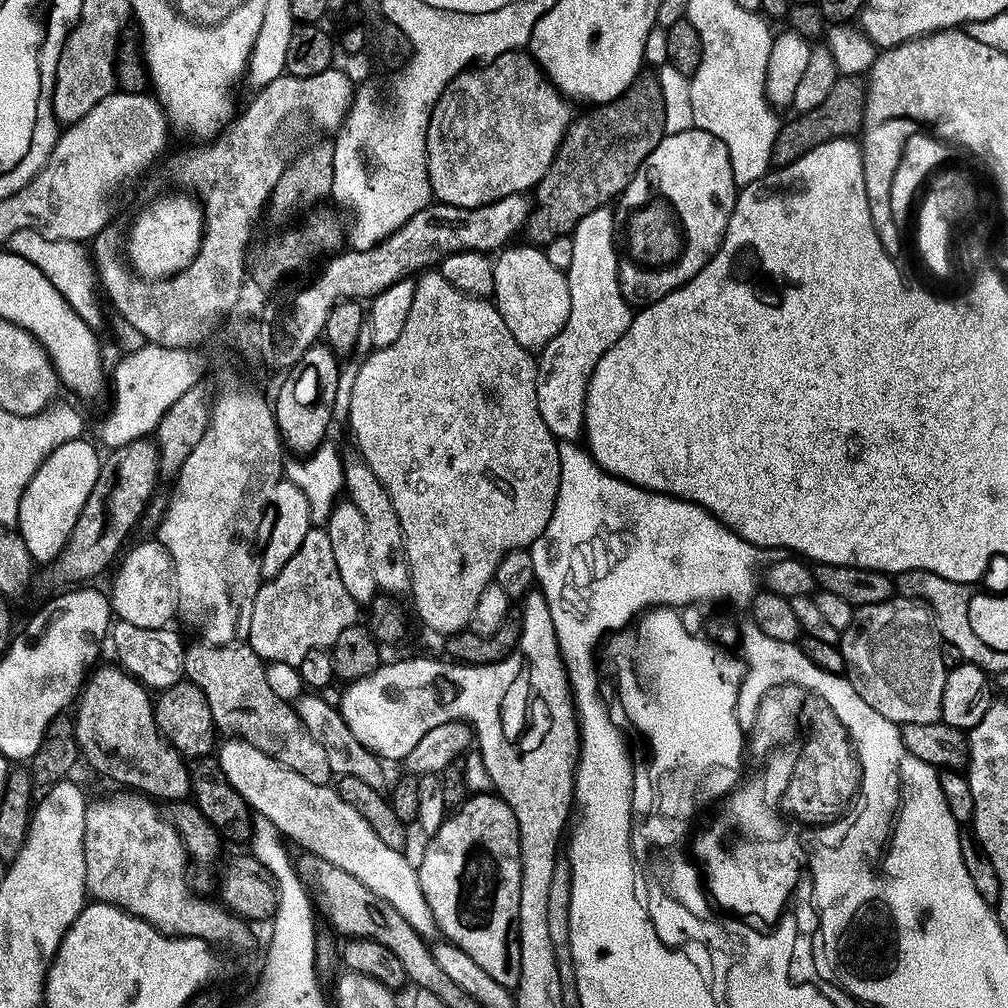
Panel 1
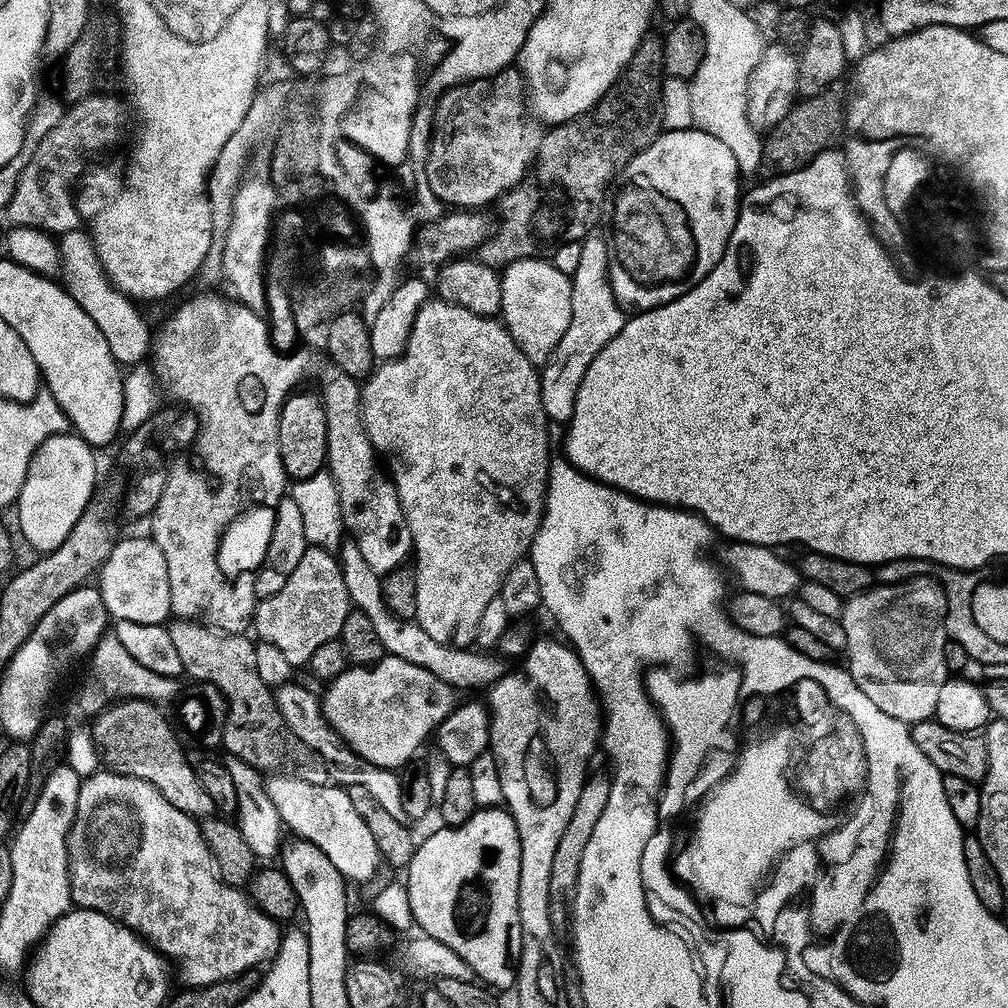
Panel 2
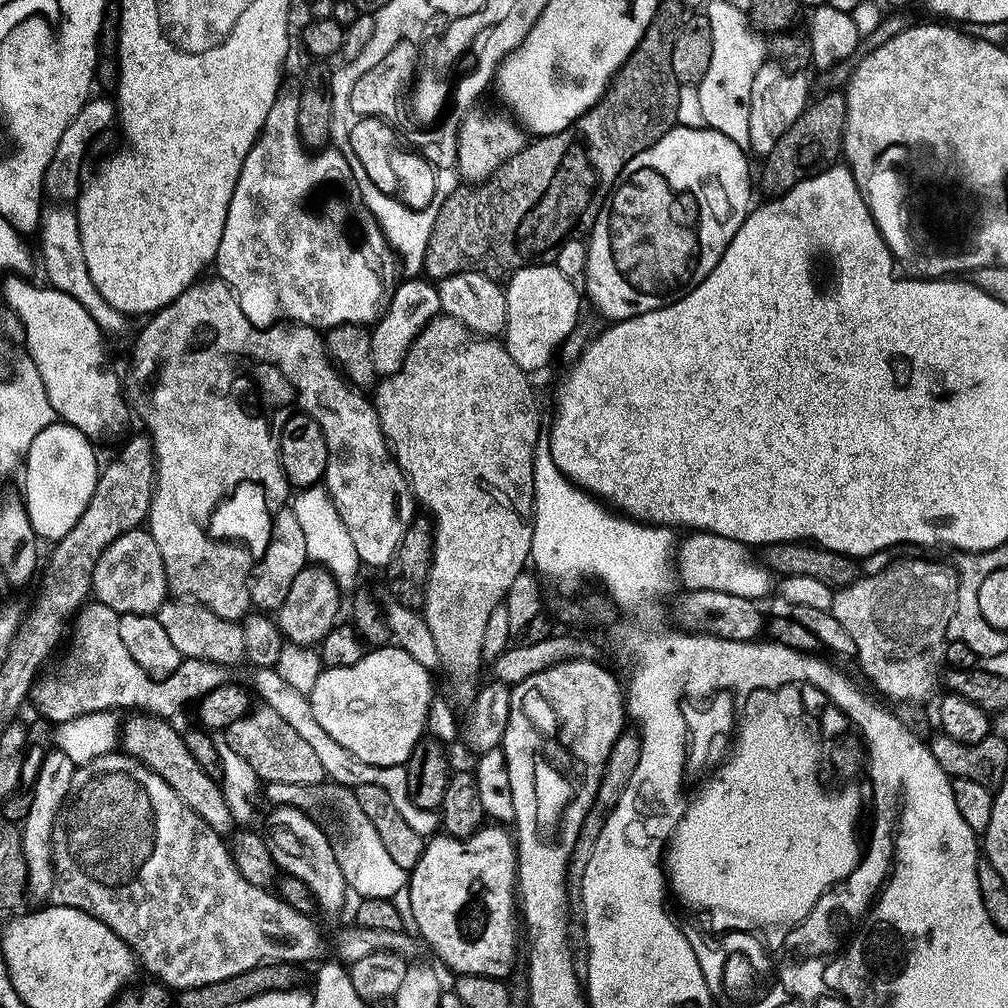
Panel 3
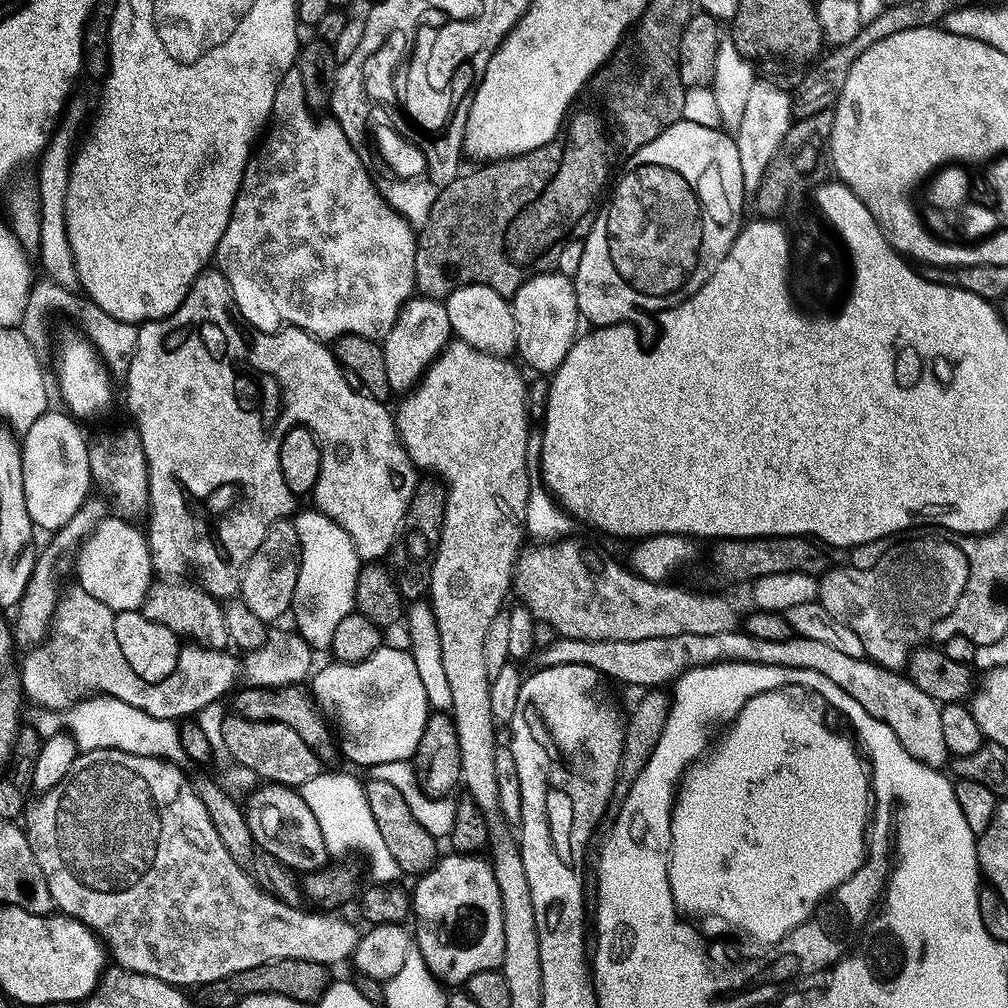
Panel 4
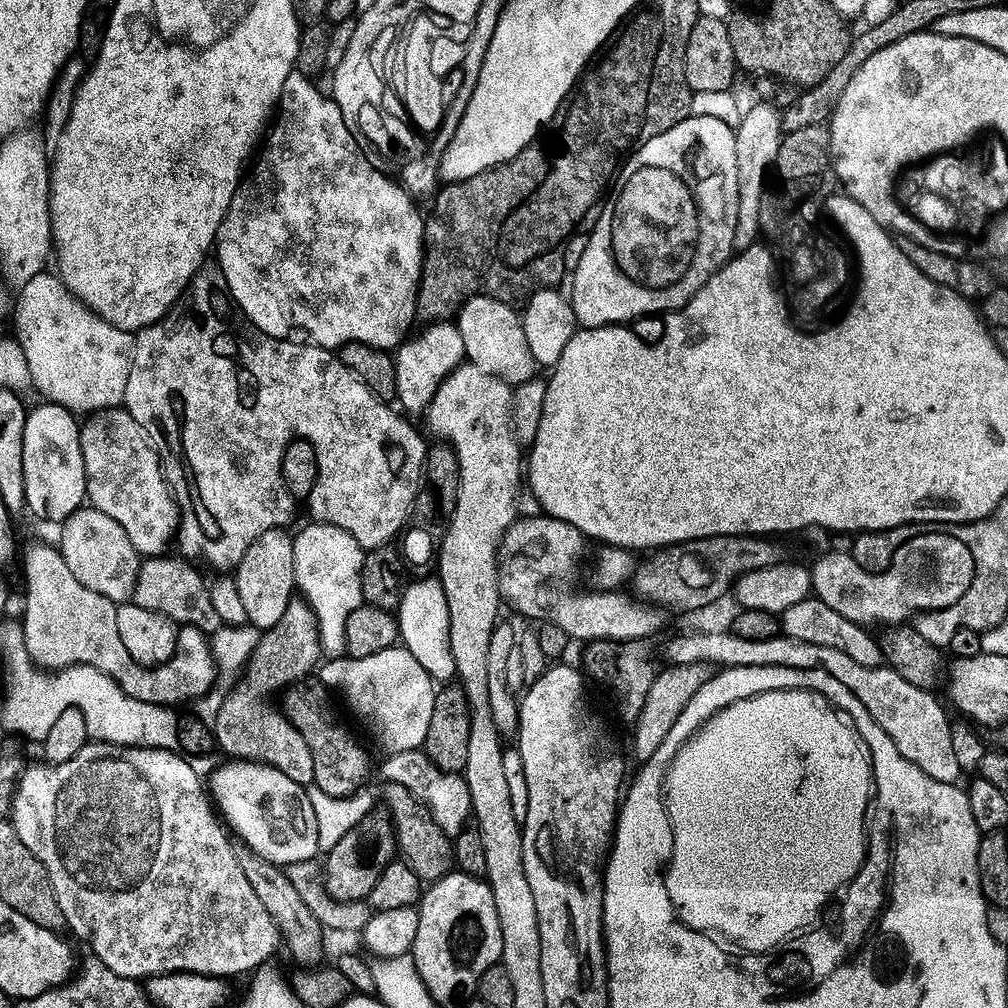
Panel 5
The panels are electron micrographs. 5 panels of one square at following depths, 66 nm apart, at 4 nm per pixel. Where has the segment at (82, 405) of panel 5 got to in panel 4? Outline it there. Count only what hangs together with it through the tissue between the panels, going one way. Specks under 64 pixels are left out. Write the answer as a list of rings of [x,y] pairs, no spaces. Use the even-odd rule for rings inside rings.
[[[42,278],[42,281],[40,281],[40,279],[38,281],[35,281],[30,289],[28,302],[26,304],[26,309],[24,309],[22,323],[20,325],[27,340],[31,342],[33,348],[37,350],[42,350],[42,347],[44,347],[48,342],[48,326],[46,322],[48,320],[49,310],[62,310],[66,315],[70,316],[72,319],[78,322],[81,328],[79,329],[79,331],[91,341],[91,343],[93,344],[93,348],[95,348],[96,350],[97,355],[100,357],[104,366],[109,369],[109,373],[111,375],[127,375],[130,362],[133,361],[134,350],[137,348],[137,325],[122,322],[120,319],[116,319],[112,315],[106,314],[106,312],[102,310],[100,306],[98,306],[96,303],[94,303],[87,297],[78,295],[75,291],[72,291],[68,288],[64,288],[60,284],[53,282],[49,278]]]

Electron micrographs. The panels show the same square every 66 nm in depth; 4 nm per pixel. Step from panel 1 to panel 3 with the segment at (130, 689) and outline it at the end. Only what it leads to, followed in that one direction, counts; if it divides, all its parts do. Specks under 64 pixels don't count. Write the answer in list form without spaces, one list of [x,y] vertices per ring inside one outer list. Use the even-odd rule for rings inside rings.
[[[132,714],[127,718],[129,720],[123,721],[122,731],[119,733],[119,743],[123,751],[133,760],[154,770],[154,774],[158,774],[158,778],[165,780],[170,790],[174,790],[174,794],[182,798],[184,805],[194,810],[194,814],[198,814],[198,818],[202,818],[202,822],[209,824],[215,832],[231,833],[234,823],[221,785],[216,778],[206,774],[206,771],[198,766],[193,755],[186,750],[181,733],[177,730],[175,732],[170,726],[172,724],[159,716]]]

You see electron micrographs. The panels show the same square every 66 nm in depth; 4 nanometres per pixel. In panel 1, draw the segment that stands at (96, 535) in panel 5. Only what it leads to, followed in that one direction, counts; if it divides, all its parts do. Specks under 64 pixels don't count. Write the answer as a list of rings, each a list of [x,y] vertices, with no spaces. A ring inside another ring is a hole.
[[[158,540],[136,545],[121,559],[121,566],[114,578],[109,603],[118,620],[146,629],[163,629],[176,614],[175,585],[172,582],[172,559]]]

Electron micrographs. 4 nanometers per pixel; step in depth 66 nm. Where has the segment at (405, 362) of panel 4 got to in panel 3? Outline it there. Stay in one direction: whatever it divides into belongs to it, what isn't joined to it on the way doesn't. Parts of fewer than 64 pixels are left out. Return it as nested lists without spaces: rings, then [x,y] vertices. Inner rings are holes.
[[[408,278],[403,282],[393,287],[383,314],[371,329],[374,366],[378,366],[381,377],[392,375],[404,365],[421,330],[441,315],[438,287],[435,283],[424,278]]]

